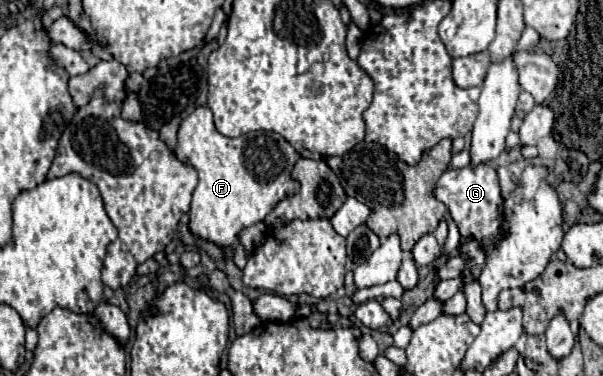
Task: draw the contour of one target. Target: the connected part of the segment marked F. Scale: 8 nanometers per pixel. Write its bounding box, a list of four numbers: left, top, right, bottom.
[174,106,300,246]

